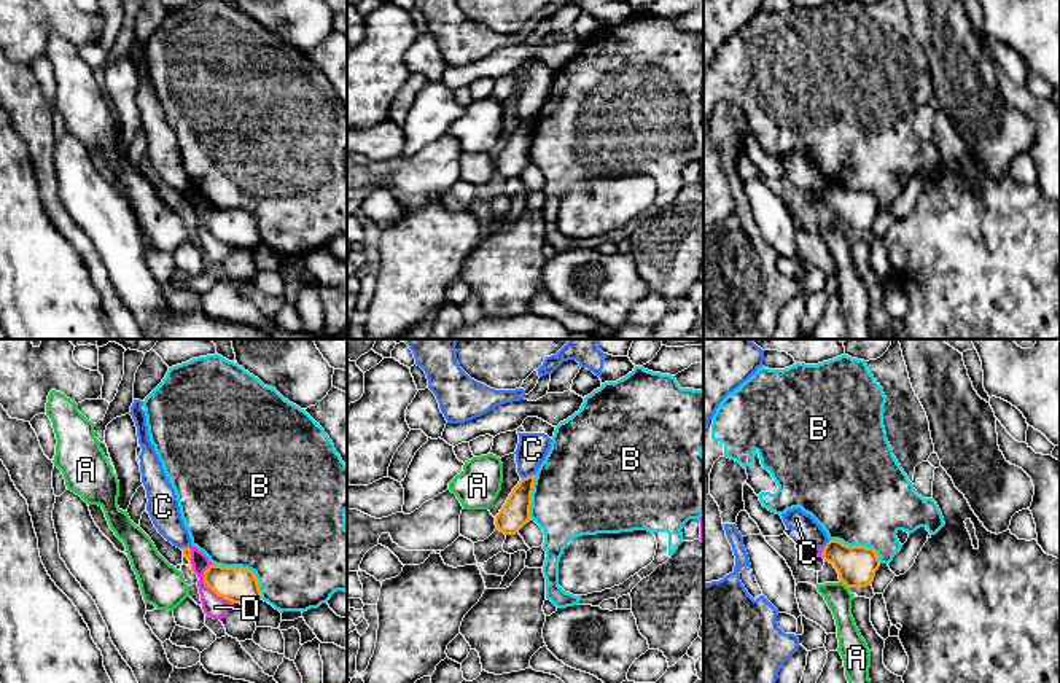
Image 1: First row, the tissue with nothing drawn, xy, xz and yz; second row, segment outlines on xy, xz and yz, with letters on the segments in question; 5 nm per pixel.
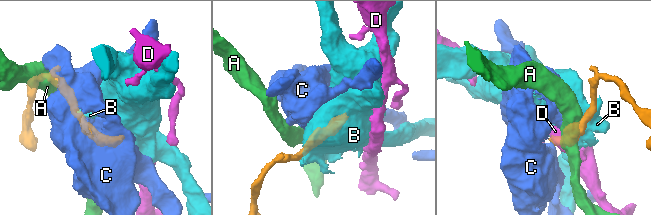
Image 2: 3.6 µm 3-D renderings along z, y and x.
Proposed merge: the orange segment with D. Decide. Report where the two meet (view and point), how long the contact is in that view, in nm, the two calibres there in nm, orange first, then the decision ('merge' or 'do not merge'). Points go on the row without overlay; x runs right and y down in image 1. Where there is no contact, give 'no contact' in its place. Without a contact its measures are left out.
contact xy (210, 231); length 240 nm; calibres 180 and 120 nm; do not merge

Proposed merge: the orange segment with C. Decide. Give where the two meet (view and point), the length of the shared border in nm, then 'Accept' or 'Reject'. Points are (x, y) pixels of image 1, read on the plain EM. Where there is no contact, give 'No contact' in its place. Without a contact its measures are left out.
Touches orange at xz (527, 120). Shared border 80 nm. Reject

